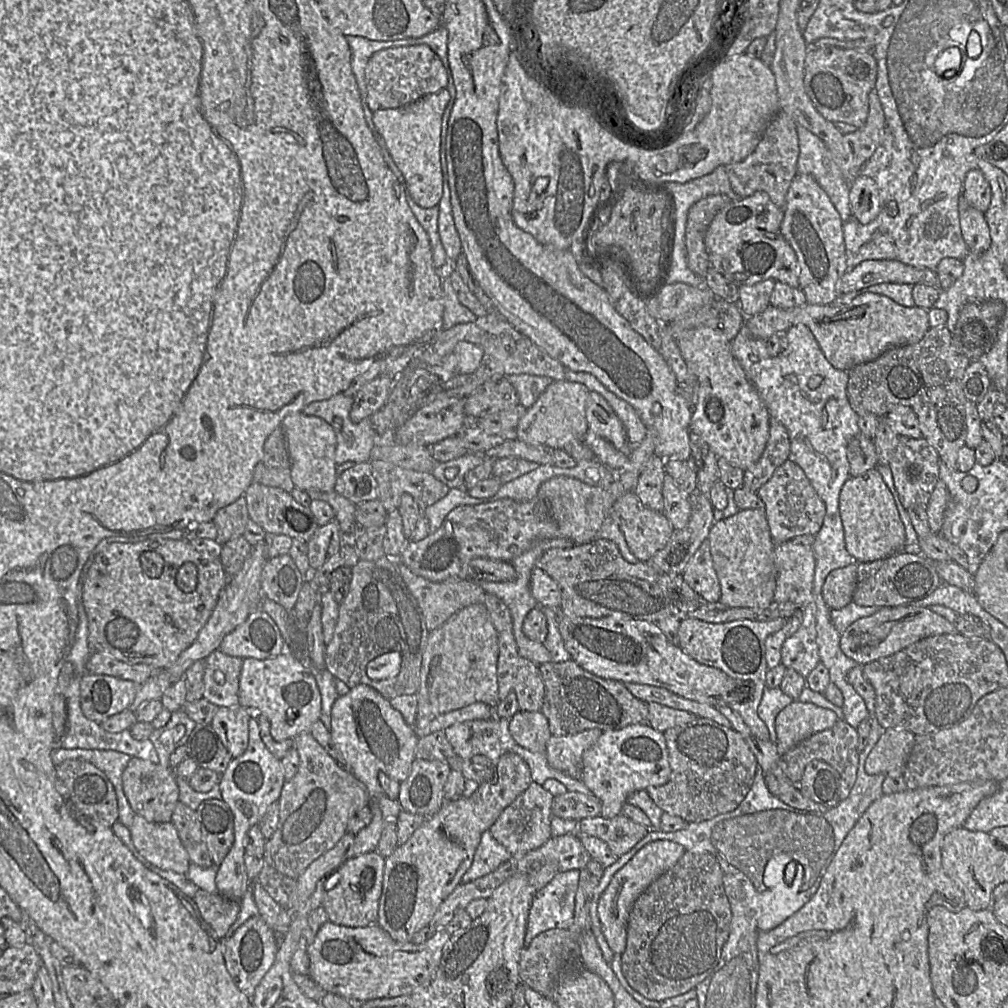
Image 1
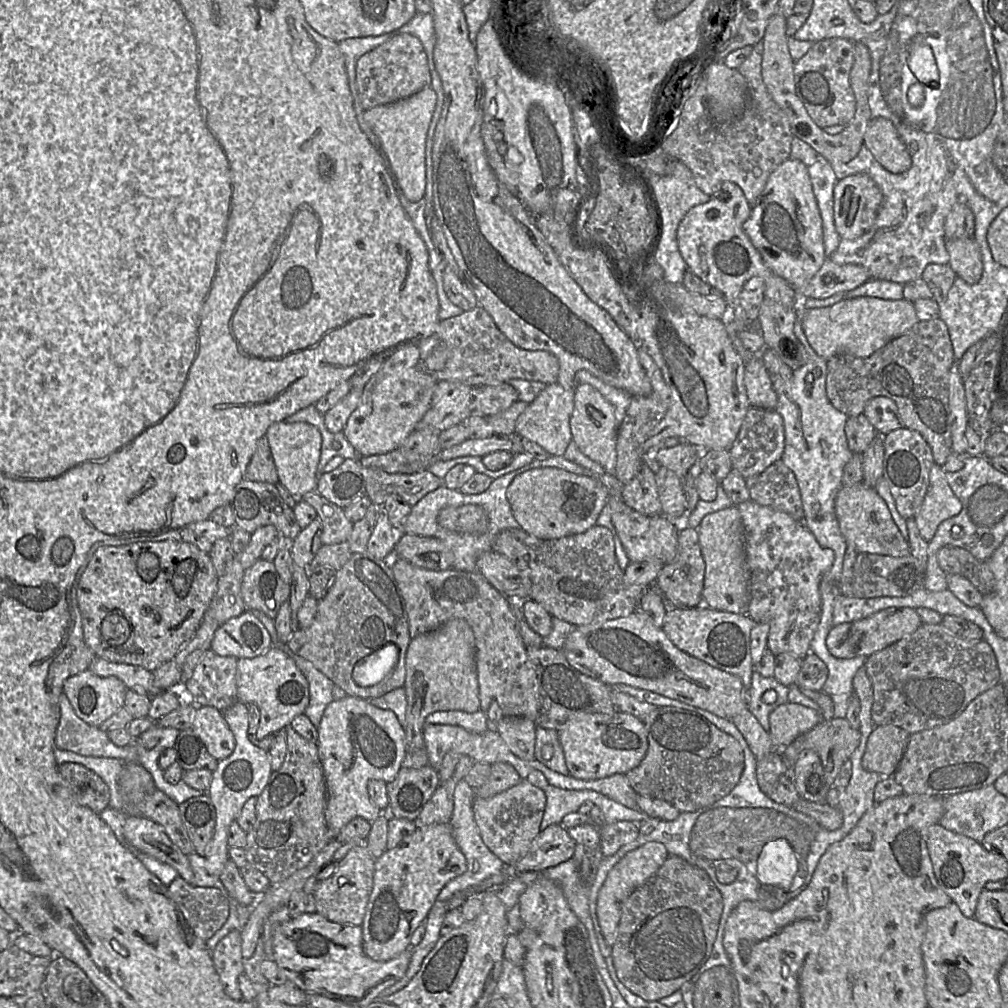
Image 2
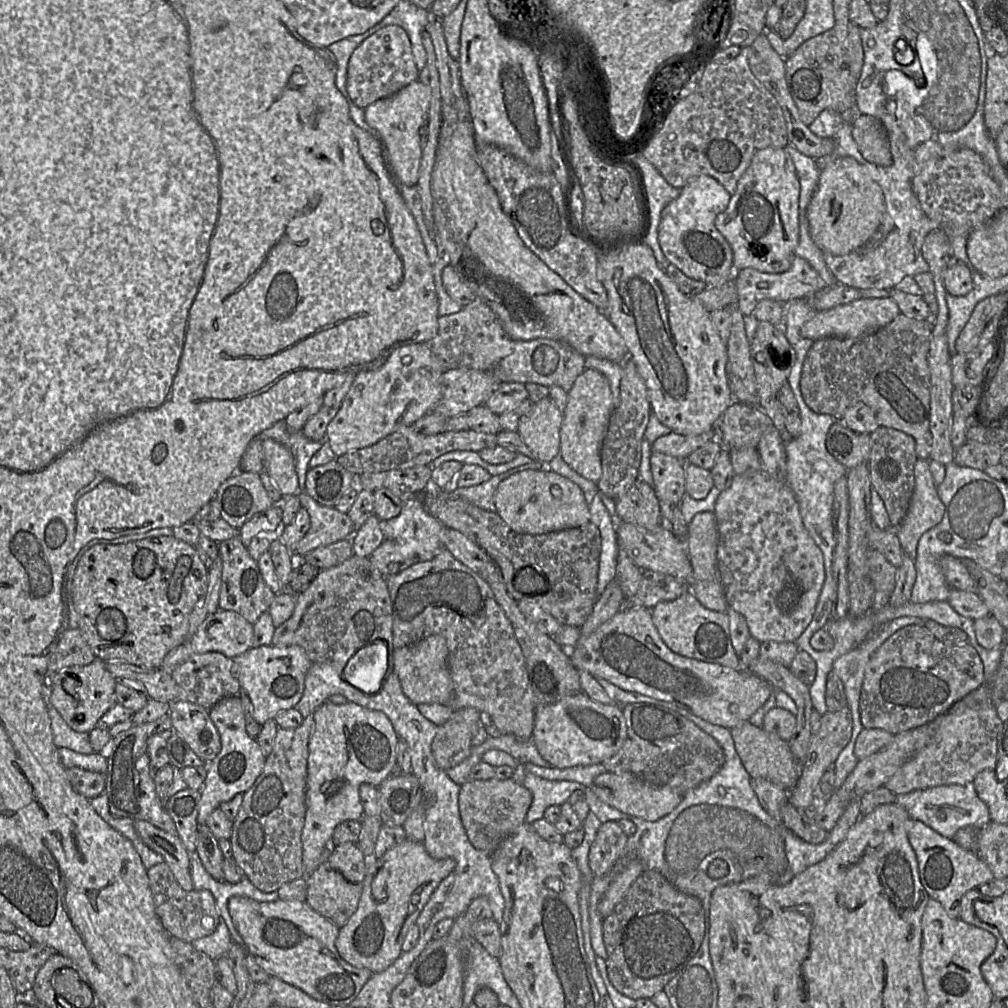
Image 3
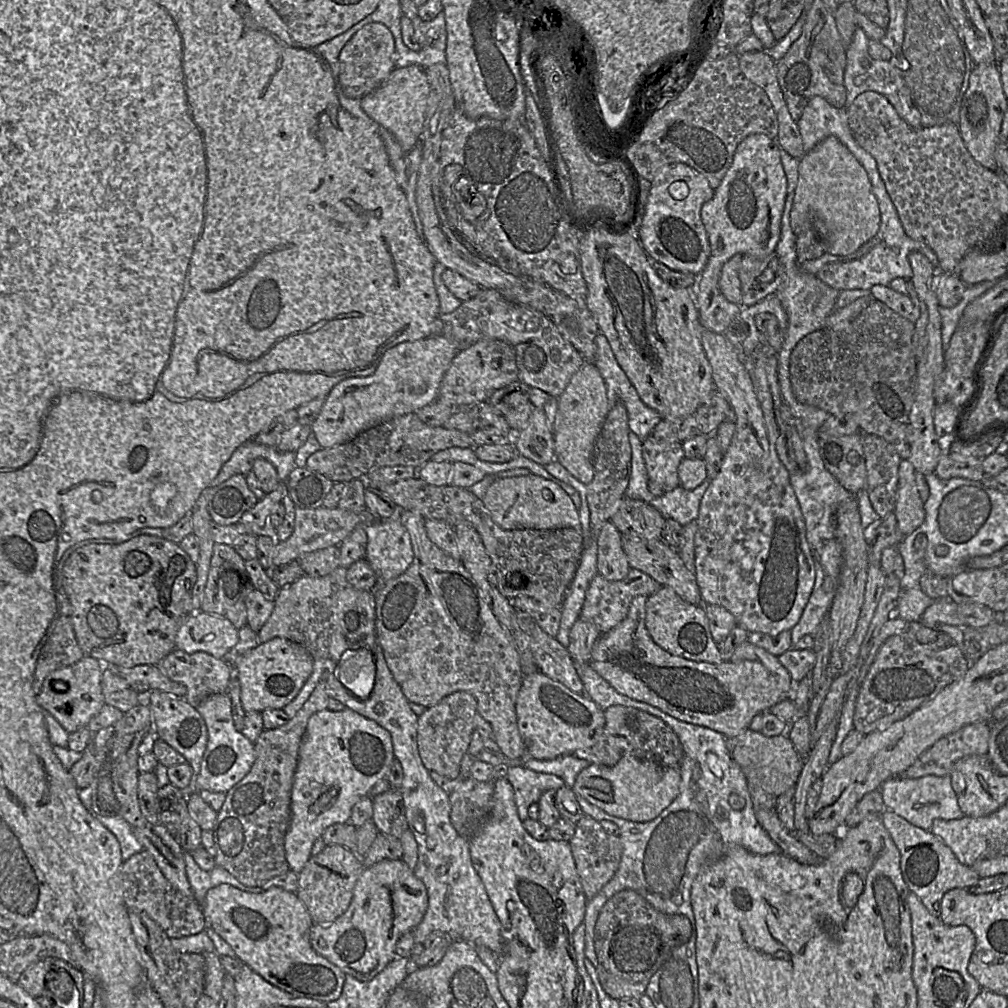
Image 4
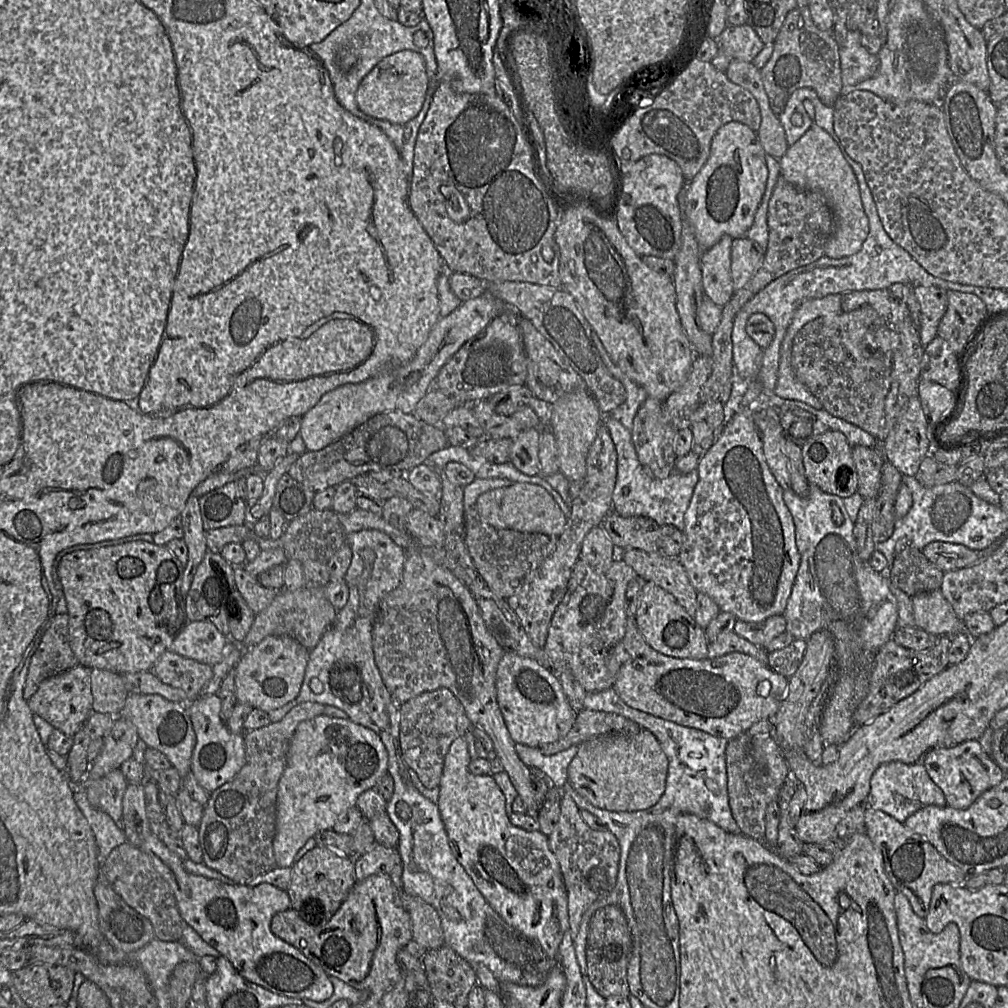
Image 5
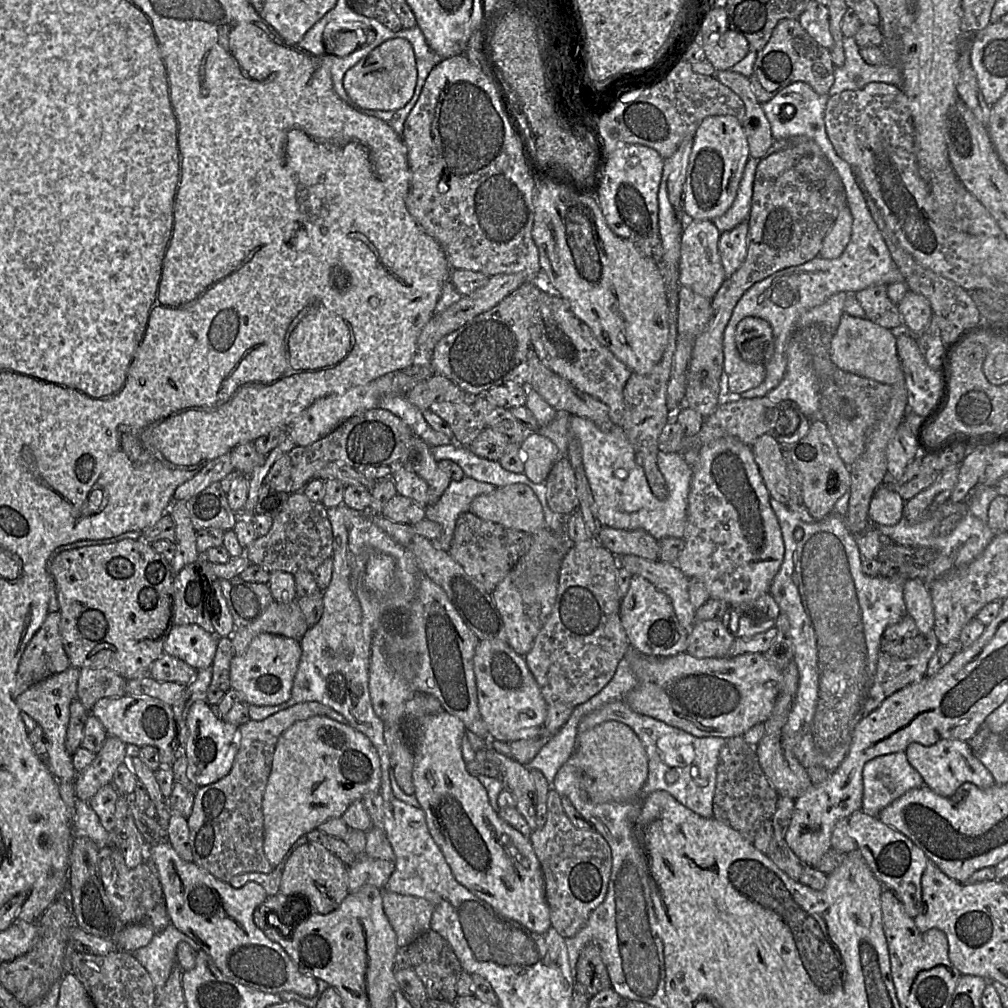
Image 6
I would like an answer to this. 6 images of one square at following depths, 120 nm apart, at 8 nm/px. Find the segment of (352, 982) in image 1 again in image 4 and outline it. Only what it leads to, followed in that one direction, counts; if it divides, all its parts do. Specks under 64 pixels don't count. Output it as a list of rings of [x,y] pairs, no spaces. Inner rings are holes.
[[[221,884],[207,892],[202,911],[206,928],[212,929],[226,941],[235,952],[236,958],[269,983],[296,997],[310,998],[325,1003],[340,997],[346,974],[312,947],[310,929],[315,922],[296,893],[281,887],[271,887],[261,893],[250,893],[231,885]]]

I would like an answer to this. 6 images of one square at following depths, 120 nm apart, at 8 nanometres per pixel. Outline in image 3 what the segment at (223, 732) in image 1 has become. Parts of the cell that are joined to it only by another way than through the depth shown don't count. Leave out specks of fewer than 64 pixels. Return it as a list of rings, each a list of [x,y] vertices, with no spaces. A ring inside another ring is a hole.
[[[174,700],[169,702],[168,716],[174,733],[203,761],[210,762],[220,752],[220,735],[208,709],[188,701]]]

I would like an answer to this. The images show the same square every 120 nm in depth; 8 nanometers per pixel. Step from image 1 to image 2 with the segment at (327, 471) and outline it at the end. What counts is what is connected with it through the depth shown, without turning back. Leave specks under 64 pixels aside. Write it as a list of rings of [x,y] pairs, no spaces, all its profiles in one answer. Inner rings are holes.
[[[280,421],[272,424],[265,436],[269,442],[279,483],[299,500],[302,500],[307,493],[316,492],[317,480],[320,475],[318,464],[322,445],[319,429],[306,422],[286,423]]]

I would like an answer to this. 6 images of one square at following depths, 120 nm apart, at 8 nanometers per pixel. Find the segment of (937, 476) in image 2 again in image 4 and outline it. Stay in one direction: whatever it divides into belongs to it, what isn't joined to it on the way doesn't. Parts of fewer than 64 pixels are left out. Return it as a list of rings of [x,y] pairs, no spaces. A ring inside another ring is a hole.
[[[903,460],[898,469],[898,488],[893,513],[897,518],[901,541],[922,525],[925,519],[924,501],[916,485],[916,469]]]

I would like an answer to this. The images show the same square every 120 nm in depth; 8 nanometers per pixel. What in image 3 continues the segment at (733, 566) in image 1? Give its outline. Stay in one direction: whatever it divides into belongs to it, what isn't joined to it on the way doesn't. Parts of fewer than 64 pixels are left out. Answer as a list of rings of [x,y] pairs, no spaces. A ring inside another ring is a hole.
[[[713,512],[696,514],[687,528],[687,555],[693,571],[691,591],[703,607],[725,613],[729,606],[717,569],[717,546],[718,531]]]

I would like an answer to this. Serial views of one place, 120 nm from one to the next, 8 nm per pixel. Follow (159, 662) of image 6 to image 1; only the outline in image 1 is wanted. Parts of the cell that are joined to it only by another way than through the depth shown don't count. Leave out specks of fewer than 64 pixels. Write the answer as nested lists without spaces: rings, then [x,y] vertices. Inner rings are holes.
[[[215,650],[204,659],[203,699],[218,707],[239,706],[238,690],[243,659]]]

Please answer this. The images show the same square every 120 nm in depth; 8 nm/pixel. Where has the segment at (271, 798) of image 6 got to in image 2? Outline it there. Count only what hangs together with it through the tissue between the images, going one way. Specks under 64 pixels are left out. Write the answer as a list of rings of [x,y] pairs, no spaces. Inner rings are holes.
[[[349,695],[327,705],[317,730],[316,745],[327,789],[325,820],[329,838],[336,839],[341,829],[353,818],[362,817],[372,823],[383,813],[370,800],[367,785],[370,780],[378,779],[388,783],[395,779],[407,754],[405,730],[393,711],[376,707],[366,699]]]

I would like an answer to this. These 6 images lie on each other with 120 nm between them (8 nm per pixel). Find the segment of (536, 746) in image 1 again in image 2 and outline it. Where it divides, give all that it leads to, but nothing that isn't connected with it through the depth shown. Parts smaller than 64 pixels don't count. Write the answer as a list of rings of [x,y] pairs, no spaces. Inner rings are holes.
[[[504,717],[497,723],[490,722],[489,730],[495,730],[510,751],[518,758],[530,762],[535,760],[537,725],[523,717]]]

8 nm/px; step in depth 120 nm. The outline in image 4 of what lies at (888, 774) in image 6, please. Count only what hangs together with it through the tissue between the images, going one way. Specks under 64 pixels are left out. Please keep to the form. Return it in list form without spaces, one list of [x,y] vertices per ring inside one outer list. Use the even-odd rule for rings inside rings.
[[[928,775],[914,779],[895,776],[883,782],[879,791],[885,810],[894,812],[923,830],[931,831],[935,820],[954,820],[965,816],[958,804],[949,776]]]

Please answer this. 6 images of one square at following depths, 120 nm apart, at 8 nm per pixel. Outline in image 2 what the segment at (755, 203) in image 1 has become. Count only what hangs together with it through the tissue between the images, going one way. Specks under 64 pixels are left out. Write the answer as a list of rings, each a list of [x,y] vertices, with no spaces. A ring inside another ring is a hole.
[[[724,182],[721,191],[728,194],[728,199],[711,197],[708,202],[690,209],[679,223],[677,243],[687,269],[722,293],[729,307],[727,319],[733,323],[750,323],[745,320],[744,313],[739,308],[738,296],[745,283],[756,276],[765,280],[766,299],[789,308],[799,307],[801,299],[795,288],[764,264],[760,253],[743,229],[751,214],[752,204],[735,183]]]

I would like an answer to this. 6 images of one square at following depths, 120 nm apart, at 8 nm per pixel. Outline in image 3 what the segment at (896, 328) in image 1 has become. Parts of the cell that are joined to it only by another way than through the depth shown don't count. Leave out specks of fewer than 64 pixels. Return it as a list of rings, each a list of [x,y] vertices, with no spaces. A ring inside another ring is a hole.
[[[891,297],[860,298],[828,310],[818,311],[801,327],[801,335],[813,341],[832,336],[856,338],[886,326],[900,313],[897,303]]]

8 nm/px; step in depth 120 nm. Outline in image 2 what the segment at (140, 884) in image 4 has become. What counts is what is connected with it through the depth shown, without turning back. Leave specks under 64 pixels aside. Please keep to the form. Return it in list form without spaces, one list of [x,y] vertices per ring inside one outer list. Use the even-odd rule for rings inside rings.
[[[178,875],[167,890],[189,926],[202,939],[211,938],[229,917],[231,897],[216,888],[192,886]]]

